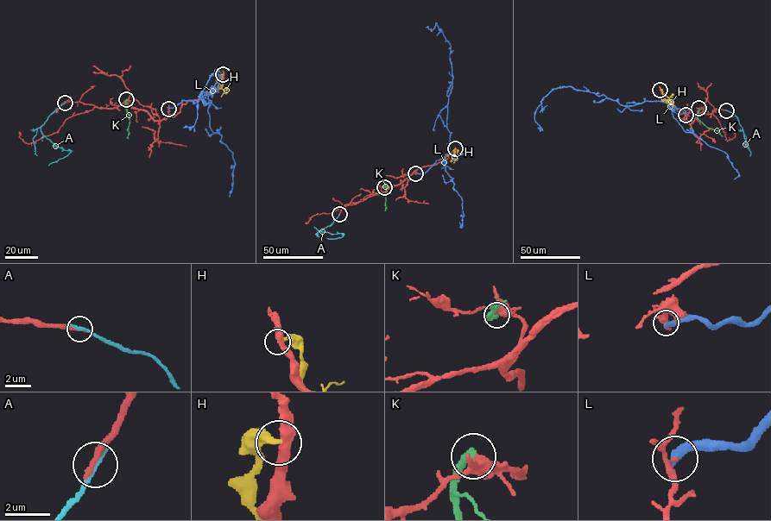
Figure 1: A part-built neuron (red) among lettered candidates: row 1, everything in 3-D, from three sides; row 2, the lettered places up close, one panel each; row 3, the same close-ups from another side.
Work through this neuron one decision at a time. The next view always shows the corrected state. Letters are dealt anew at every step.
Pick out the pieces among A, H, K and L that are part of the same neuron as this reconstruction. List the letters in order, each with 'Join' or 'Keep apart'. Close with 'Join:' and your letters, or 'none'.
A: Keep apart
H: Keep apart
K: Keep apart
L: Keep apart
Join: none

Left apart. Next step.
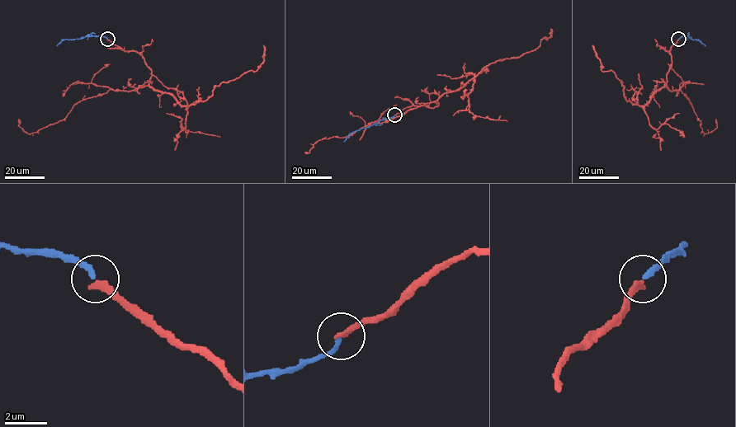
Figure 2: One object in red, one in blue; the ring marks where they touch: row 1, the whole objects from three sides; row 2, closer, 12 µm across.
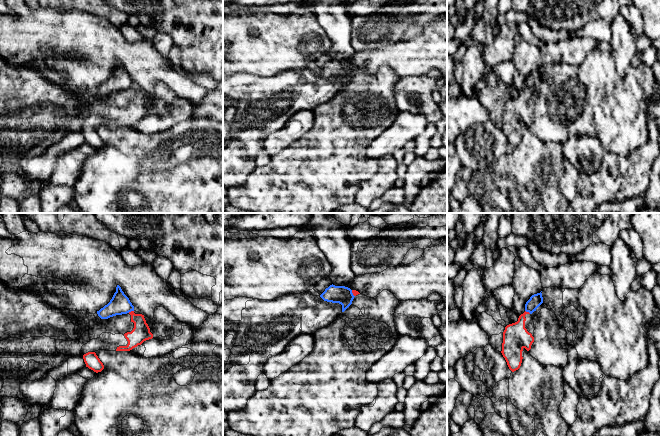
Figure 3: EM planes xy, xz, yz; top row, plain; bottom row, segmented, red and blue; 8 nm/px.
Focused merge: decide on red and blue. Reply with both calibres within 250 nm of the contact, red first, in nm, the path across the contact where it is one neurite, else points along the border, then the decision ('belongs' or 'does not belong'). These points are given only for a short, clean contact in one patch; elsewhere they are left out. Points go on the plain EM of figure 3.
140/160 nm | along xy (133, 86), (128, 88) | does not belong

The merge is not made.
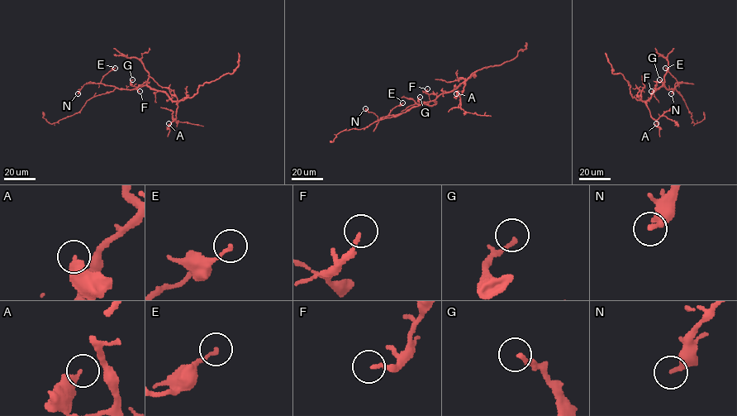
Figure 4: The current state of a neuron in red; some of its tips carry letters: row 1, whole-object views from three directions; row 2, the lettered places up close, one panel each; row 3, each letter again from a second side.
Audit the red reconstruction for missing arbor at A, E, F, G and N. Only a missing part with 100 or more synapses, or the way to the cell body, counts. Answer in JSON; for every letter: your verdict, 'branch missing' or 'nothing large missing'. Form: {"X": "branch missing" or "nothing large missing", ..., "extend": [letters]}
{"A": "nothing large missing", "E": "nothing large missing", "F": "nothing large missing", "G": "nothing large missing", "N": "nothing large missing", "extend": []}

